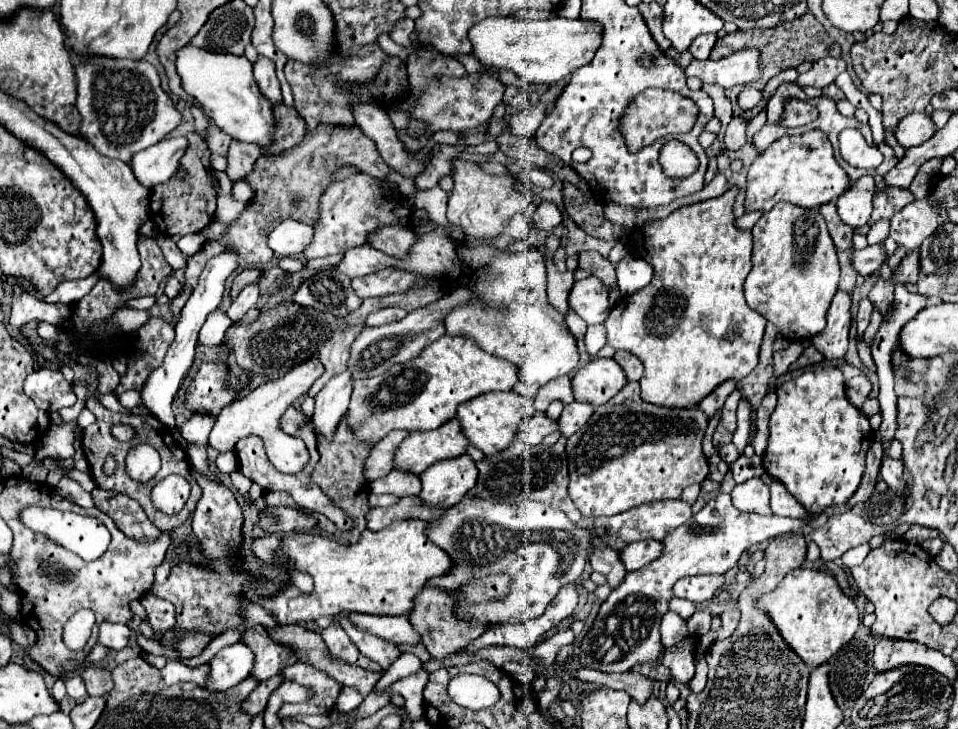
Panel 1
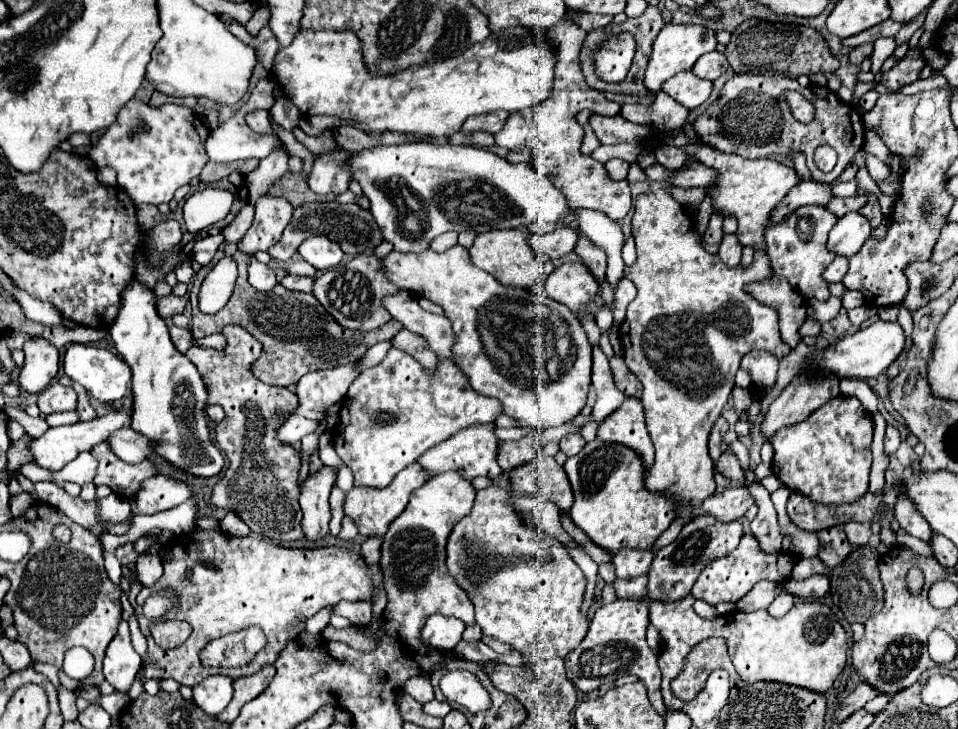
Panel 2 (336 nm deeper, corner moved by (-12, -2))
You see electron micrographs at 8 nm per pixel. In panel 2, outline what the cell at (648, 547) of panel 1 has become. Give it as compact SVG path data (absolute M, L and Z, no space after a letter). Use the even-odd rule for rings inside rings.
M624 548L612 558L612 564L616 568L616 578L644 576L644 574L648 574L652 560L654 560L654 552L652 550Z

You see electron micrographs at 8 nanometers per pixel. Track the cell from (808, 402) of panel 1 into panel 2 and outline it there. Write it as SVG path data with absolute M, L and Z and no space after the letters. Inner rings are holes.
M836 396L806 422L788 426L776 432L774 446L774 474L794 492L808 496L820 504L848 504L856 502L868 492L868 474L872 466L872 416L856 398Z

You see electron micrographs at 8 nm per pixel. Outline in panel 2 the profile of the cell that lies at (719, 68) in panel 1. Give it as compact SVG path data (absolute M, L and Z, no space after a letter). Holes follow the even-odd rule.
M688 70L688 72L680 72L680 74L672 76L672 78L668 78L664 82L664 86L662 86L662 92L672 96L684 108L692 110L692 108L696 108L696 106L700 106L702 102L708 100L708 96L712 92L712 82L696 78Z

